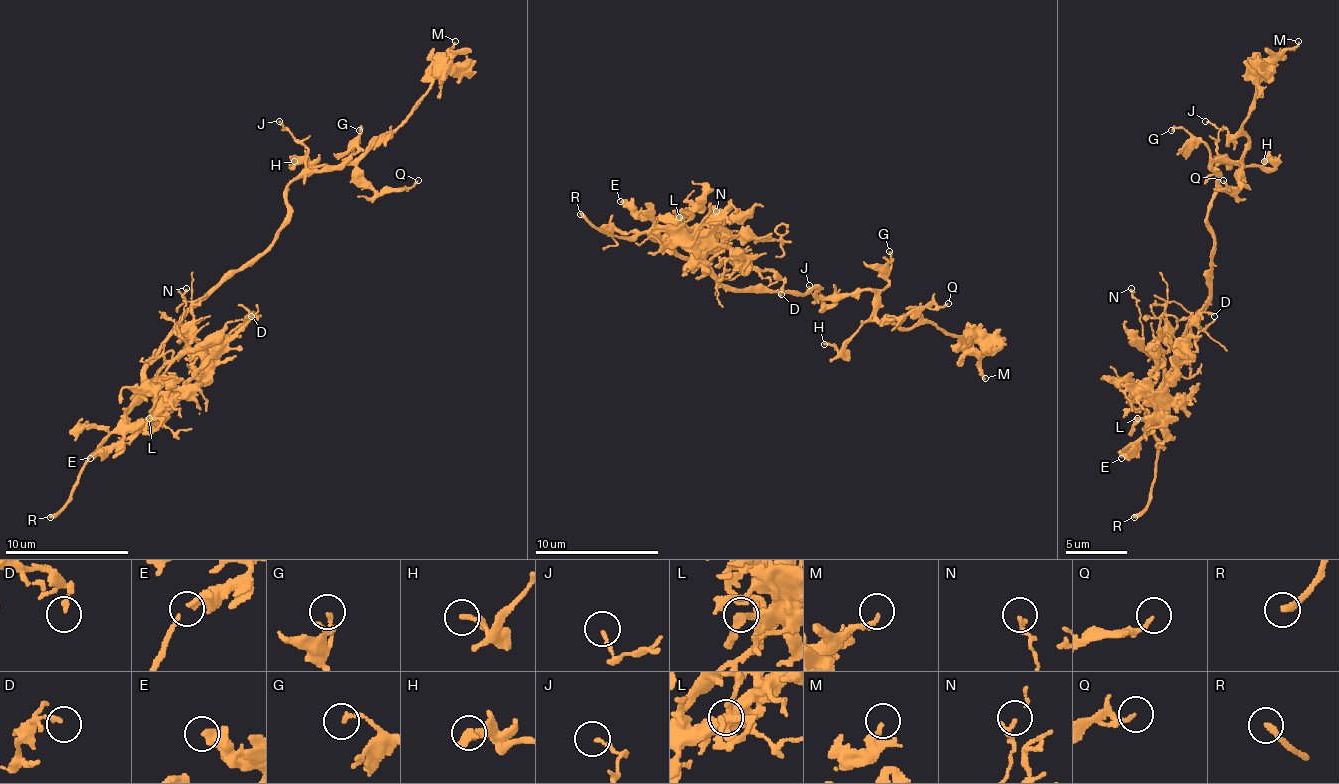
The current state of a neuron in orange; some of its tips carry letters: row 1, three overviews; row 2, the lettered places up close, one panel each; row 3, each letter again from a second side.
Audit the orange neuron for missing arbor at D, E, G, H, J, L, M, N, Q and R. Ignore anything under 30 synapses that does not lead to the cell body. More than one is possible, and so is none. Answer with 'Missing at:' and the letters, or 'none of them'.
Missing at: R

